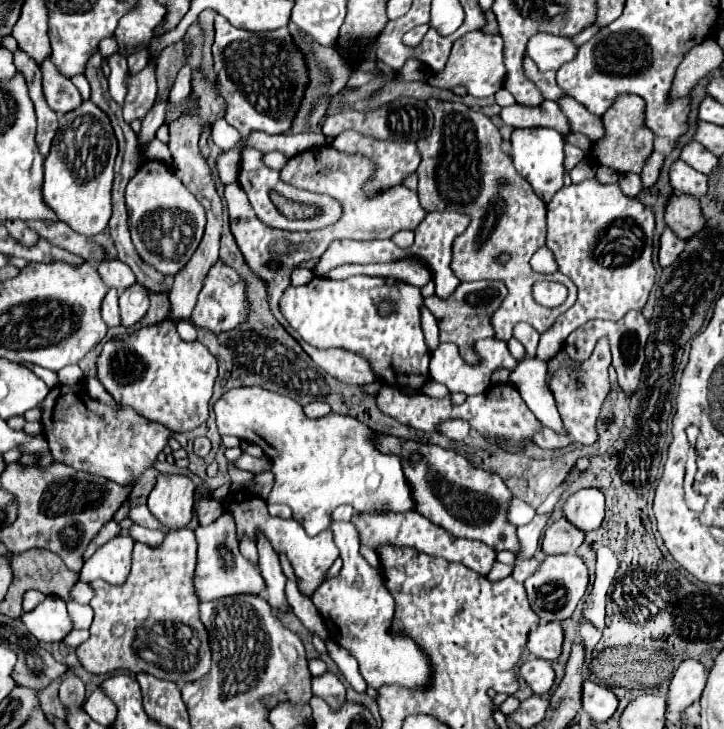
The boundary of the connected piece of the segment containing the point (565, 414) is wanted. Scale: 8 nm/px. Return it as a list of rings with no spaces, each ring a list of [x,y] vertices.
[[[602,337],[596,343],[596,349],[592,355],[580,363],[578,369],[574,367],[558,367],[552,377],[550,377],[550,389],[558,401],[558,413],[562,417],[564,429],[568,435],[560,435],[552,431],[550,427],[542,427],[534,437],[532,443],[538,445],[540,449],[562,449],[568,445],[592,445],[598,439],[596,431],[596,419],[600,417],[600,407],[610,391],[610,381],[608,381],[608,367],[610,367],[610,345],[608,339]]]

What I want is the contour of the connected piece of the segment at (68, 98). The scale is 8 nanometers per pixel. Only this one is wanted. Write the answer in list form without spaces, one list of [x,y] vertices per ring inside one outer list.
[[[50,57],[44,60],[44,65],[40,69],[42,69],[44,97],[52,111],[68,113],[68,111],[80,107],[82,97],[80,97],[78,89],[74,87],[74,83],[68,77],[64,77],[56,69],[56,65],[52,63]]]

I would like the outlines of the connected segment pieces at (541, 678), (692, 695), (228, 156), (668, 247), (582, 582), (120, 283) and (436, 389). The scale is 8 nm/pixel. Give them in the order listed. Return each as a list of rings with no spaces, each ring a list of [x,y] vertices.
[[[532,659],[532,661],[526,661],[522,667],[520,667],[520,675],[526,679],[526,683],[532,687],[534,693],[542,695],[546,691],[550,691],[550,687],[554,685],[554,669],[548,661],[544,659]]]
[[[686,659],[676,669],[668,689],[668,711],[682,713],[688,705],[700,699],[706,685],[708,669],[694,659]]]
[[[242,143],[236,149],[232,149],[232,153],[222,153],[218,157],[218,173],[224,185],[236,181],[236,173],[240,167],[240,149],[242,149]]]
[[[666,229],[666,231],[662,233],[662,237],[660,237],[660,251],[658,251],[660,265],[662,265],[662,267],[672,265],[672,263],[678,259],[678,255],[684,251],[684,247],[686,247],[686,241],[678,239],[678,237],[672,233],[672,229]]]
[[[568,553],[568,555],[548,555],[540,569],[524,581],[524,589],[530,601],[530,607],[538,613],[538,617],[548,623],[548,621],[562,621],[568,619],[578,601],[582,599],[582,595],[586,593],[588,587],[588,567],[584,565],[584,561],[576,555],[576,553]]]
[[[110,259],[110,261],[102,261],[98,265],[98,273],[102,277],[102,281],[108,285],[108,287],[114,287],[118,291],[124,291],[126,287],[134,285],[136,279],[134,279],[134,273],[128,265],[124,265],[120,259]]]
[[[426,381],[426,385],[424,385],[424,389],[422,389],[422,395],[430,395],[430,397],[446,397],[448,395],[448,389],[444,389],[444,385],[440,385],[440,383],[434,383],[434,381]]]

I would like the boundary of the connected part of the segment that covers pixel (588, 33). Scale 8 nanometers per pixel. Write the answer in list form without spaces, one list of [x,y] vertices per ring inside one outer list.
[[[592,25],[590,27],[585,28],[579,34],[571,37],[571,40],[576,46],[581,46],[587,41],[589,41],[597,32],[599,31],[599,27],[596,25]]]

